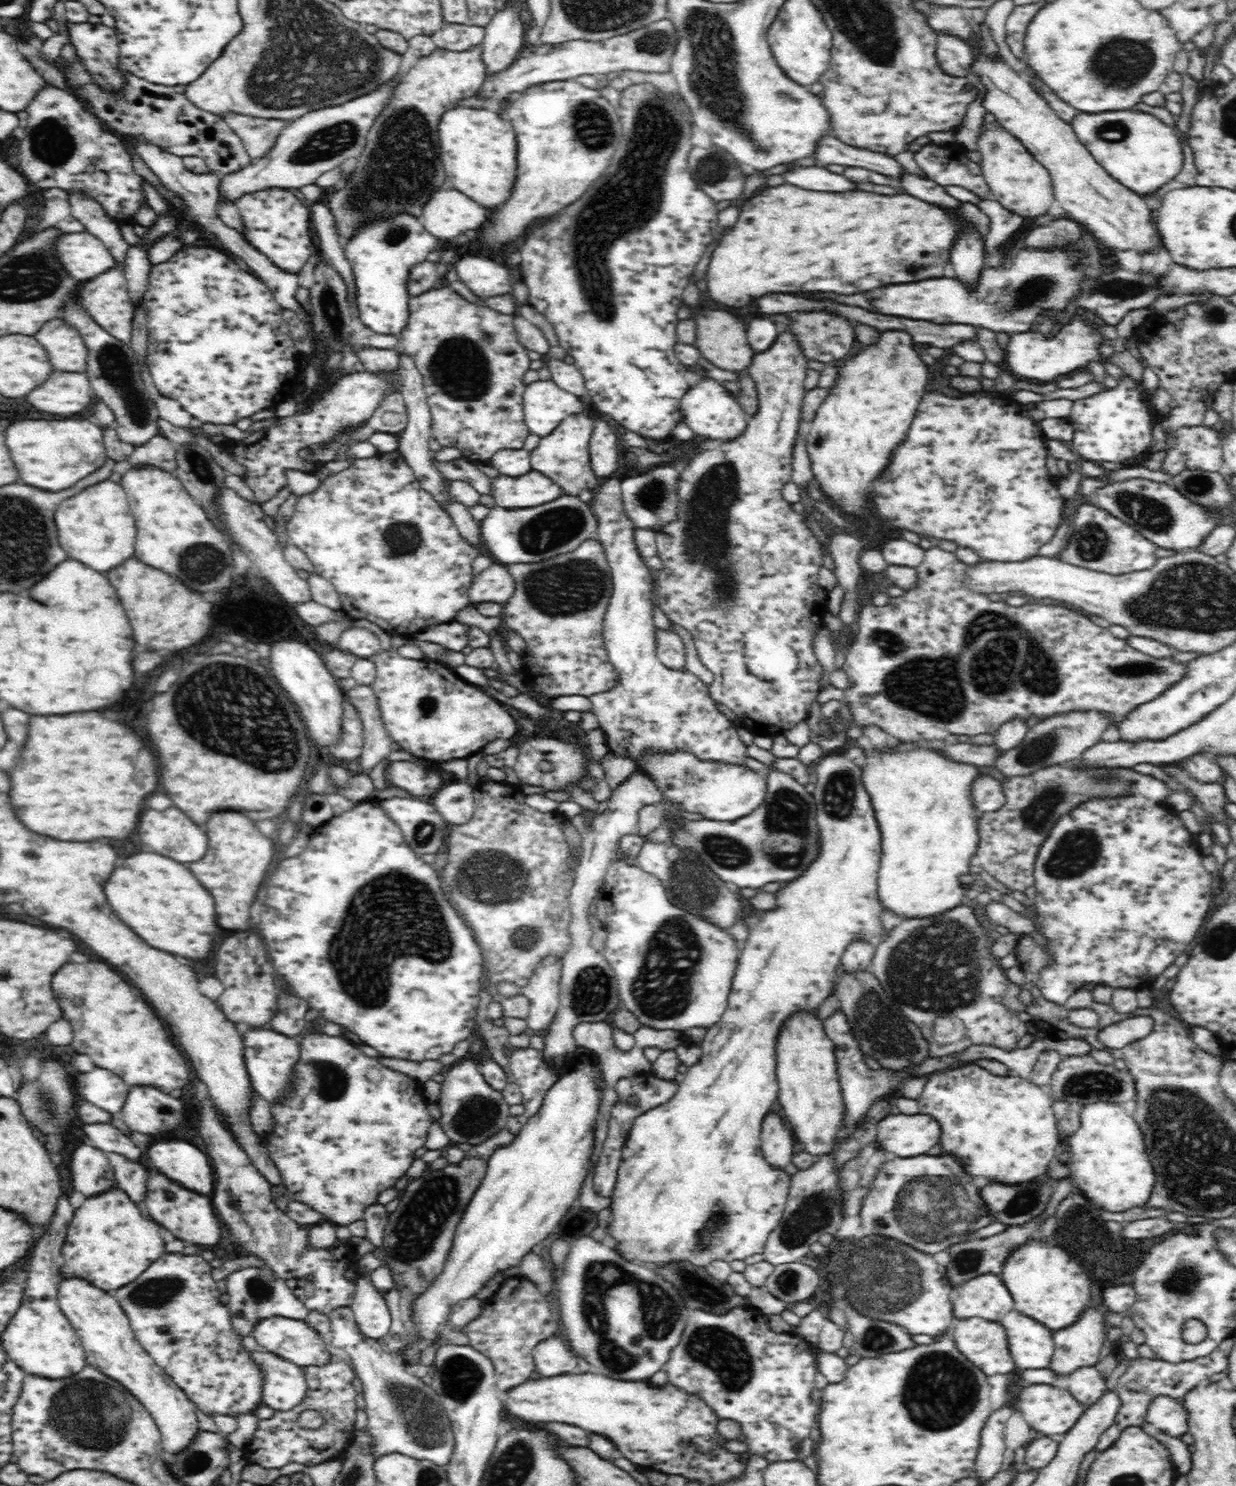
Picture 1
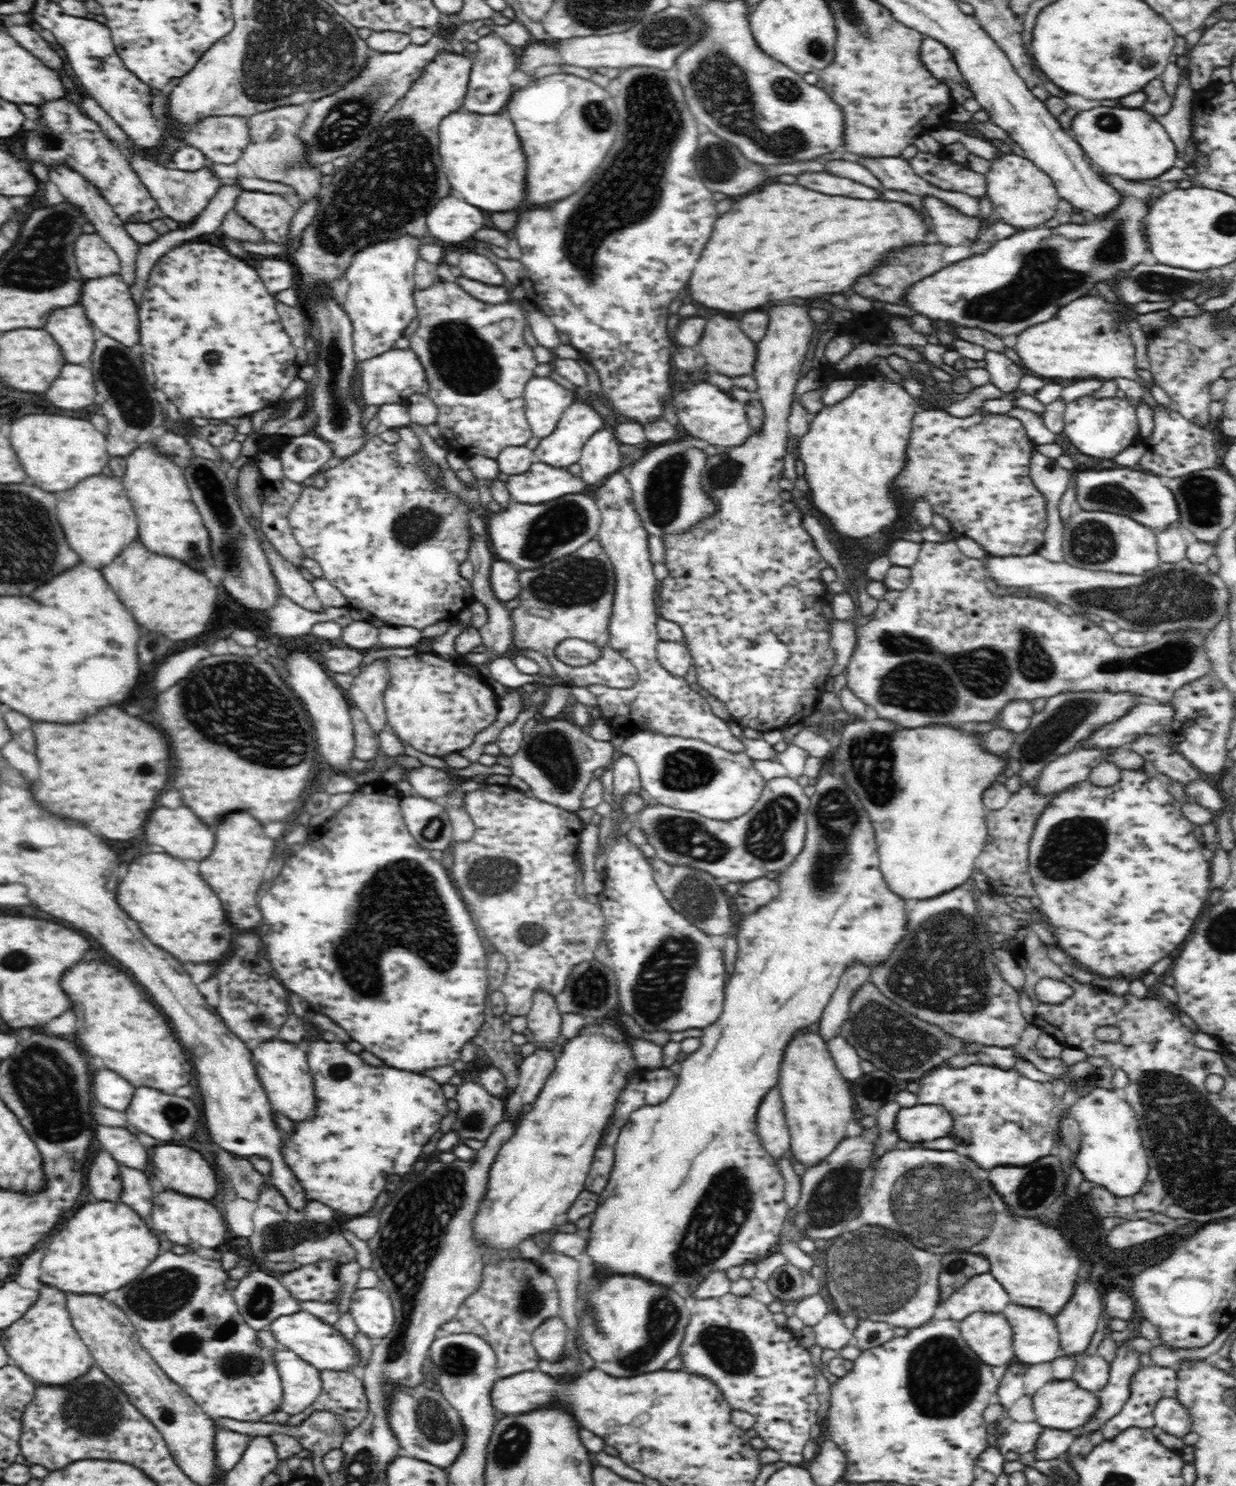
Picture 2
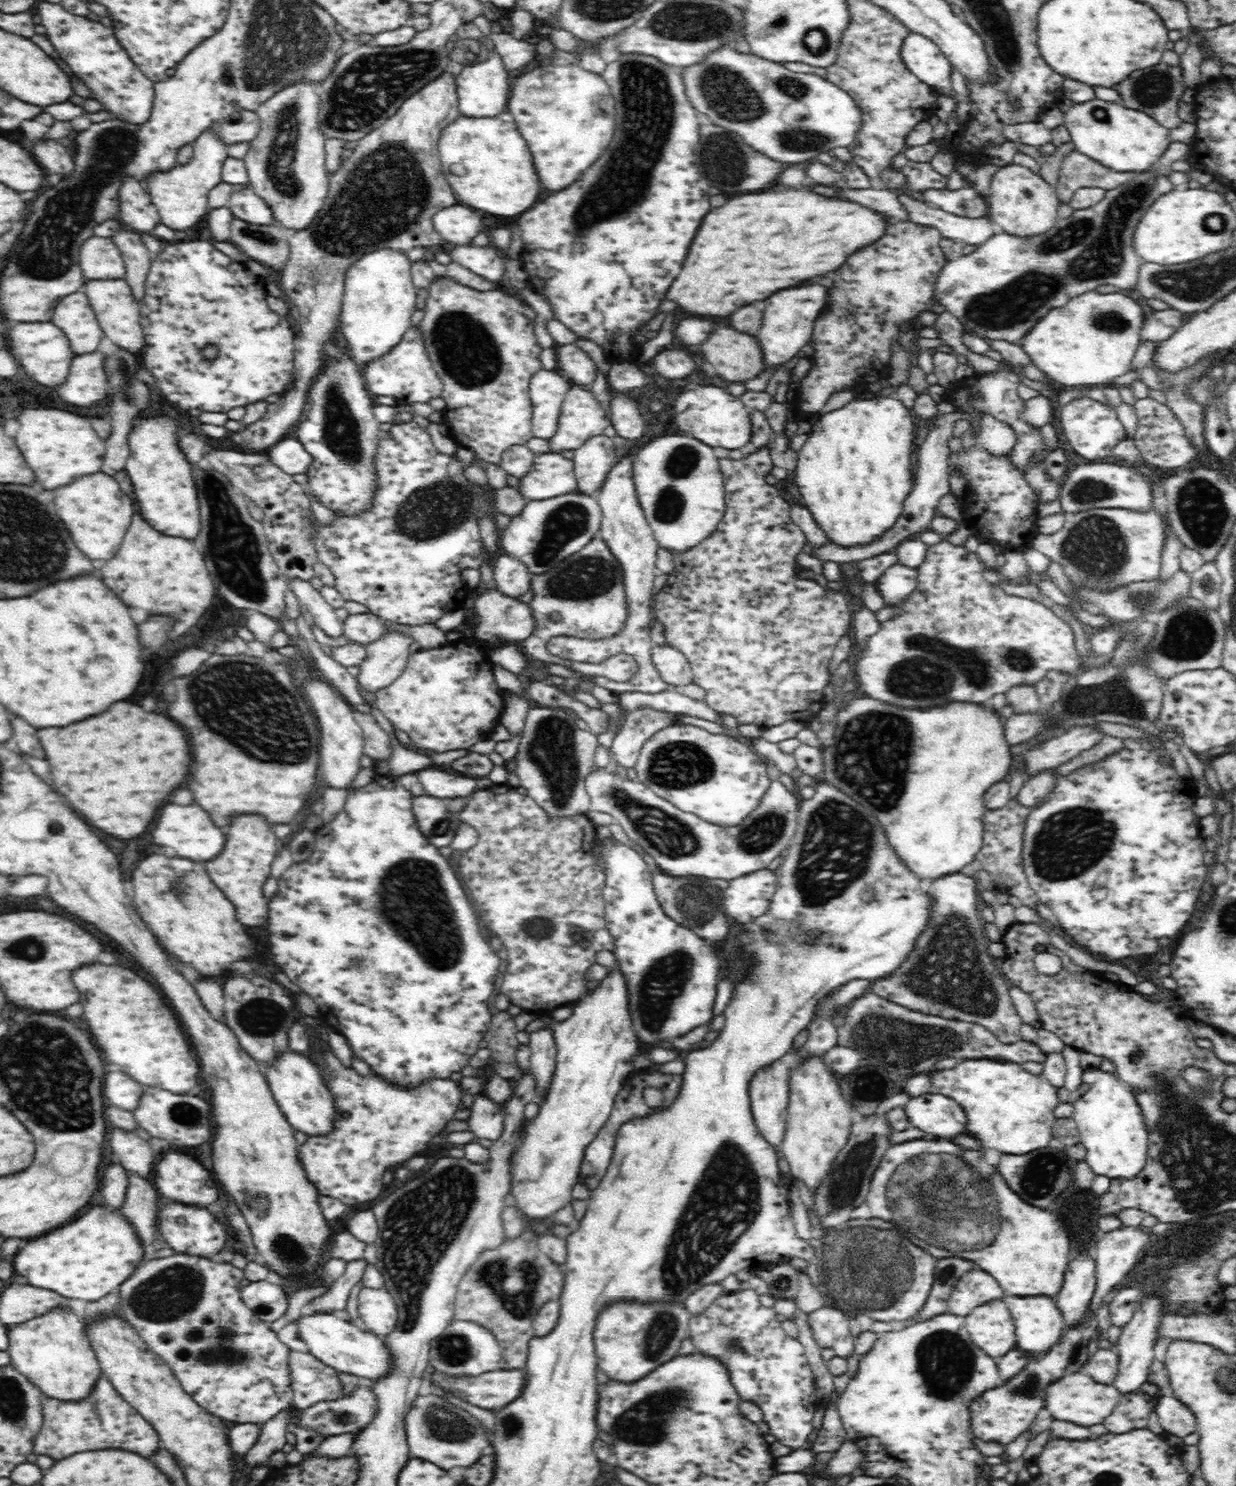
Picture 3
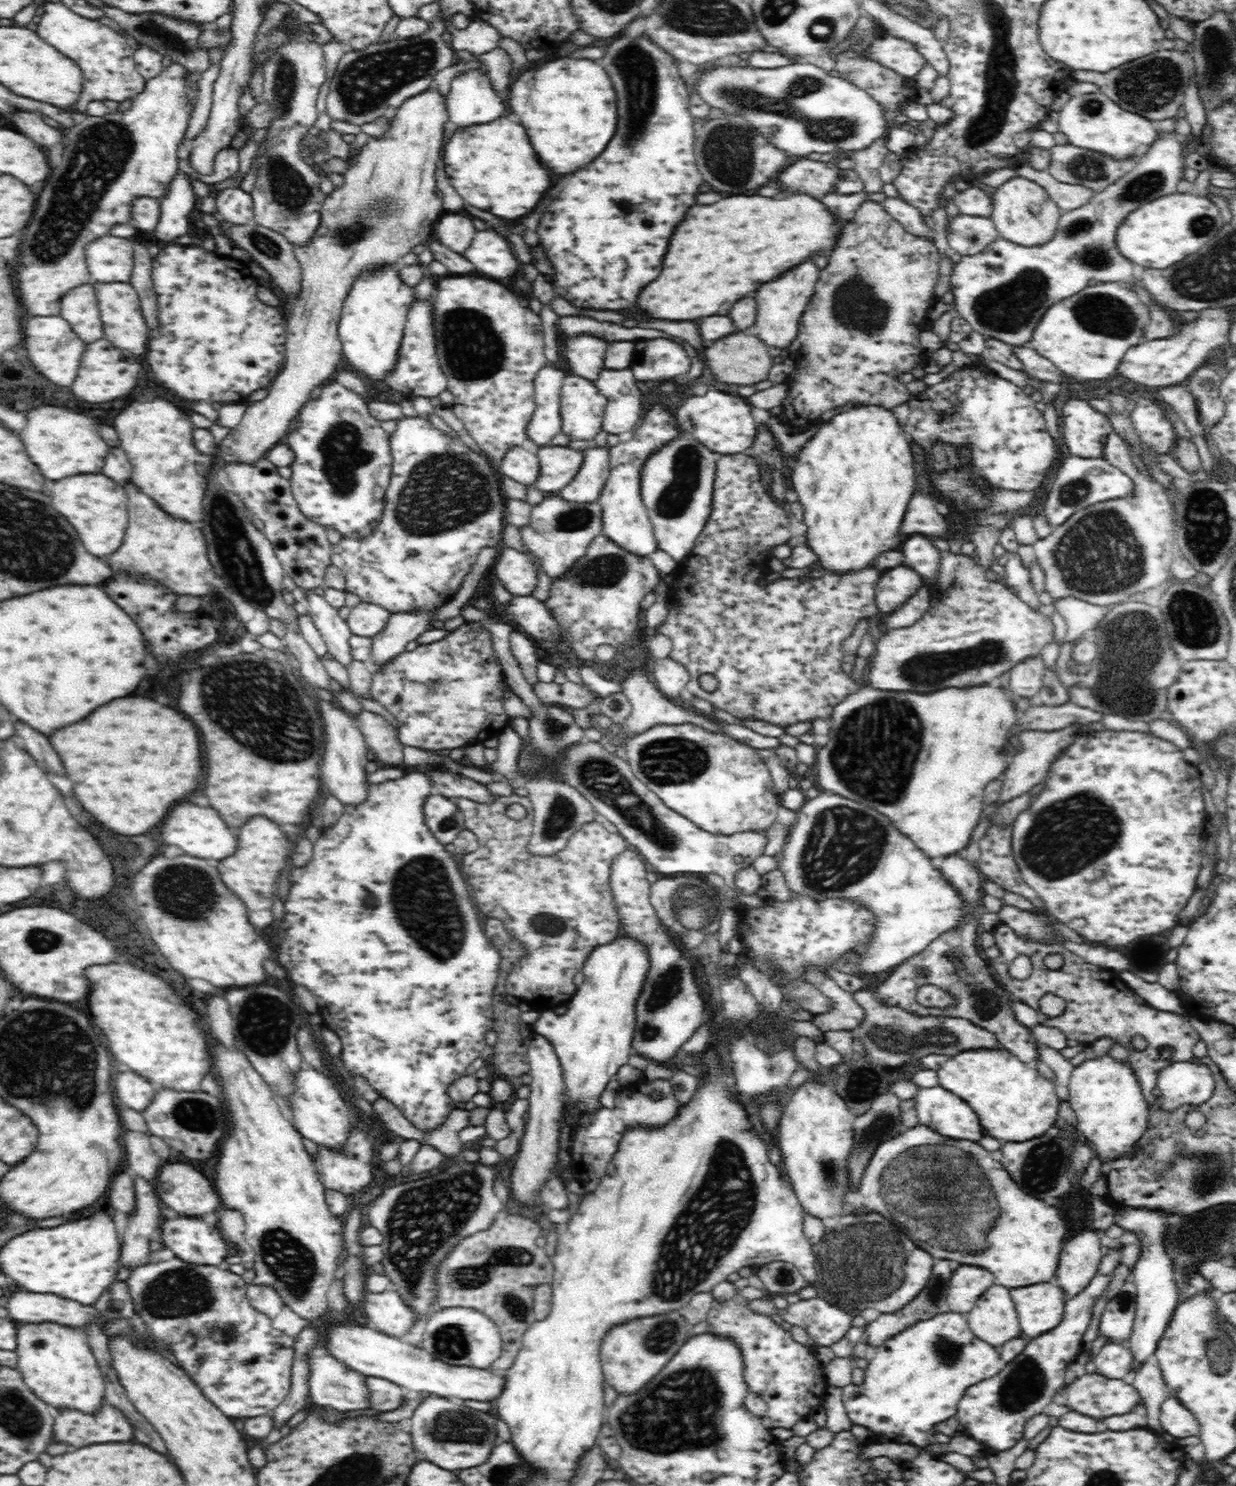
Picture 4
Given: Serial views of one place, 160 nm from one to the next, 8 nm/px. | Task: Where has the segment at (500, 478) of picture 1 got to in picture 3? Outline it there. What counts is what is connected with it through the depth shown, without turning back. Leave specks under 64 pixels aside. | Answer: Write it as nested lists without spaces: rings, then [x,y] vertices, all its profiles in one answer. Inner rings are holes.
[[[542,452],[534,457],[532,468],[519,479],[518,491],[528,501],[578,493],[573,461],[560,454]]]

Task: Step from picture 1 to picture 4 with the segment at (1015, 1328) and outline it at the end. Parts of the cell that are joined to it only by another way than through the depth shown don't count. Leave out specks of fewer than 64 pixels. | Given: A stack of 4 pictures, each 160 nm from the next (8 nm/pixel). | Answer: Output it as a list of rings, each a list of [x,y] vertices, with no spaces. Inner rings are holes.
[[[1051,1283],[1010,1290],[1021,1337],[1035,1340],[1058,1327],[1064,1318],[1066,1296]]]

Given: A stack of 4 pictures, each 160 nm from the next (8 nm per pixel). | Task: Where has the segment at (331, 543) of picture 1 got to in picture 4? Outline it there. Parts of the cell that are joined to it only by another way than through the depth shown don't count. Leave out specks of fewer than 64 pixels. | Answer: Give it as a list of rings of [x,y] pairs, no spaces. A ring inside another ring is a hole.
[[[419,416],[406,417],[397,421],[394,432],[389,433],[389,451],[391,452],[391,476],[389,485],[385,488],[383,510],[373,526],[372,532],[364,538],[342,538],[338,544],[331,544],[331,564],[340,569],[344,575],[345,592],[350,592],[358,596],[361,602],[375,604],[387,610],[390,615],[411,614],[414,612],[435,612],[448,604],[454,594],[462,588],[465,576],[476,564],[478,554],[484,546],[499,546],[502,541],[504,498],[499,484],[498,471],[495,464],[490,462],[483,453],[474,454],[460,439],[450,438],[434,428],[430,421],[424,420]]]

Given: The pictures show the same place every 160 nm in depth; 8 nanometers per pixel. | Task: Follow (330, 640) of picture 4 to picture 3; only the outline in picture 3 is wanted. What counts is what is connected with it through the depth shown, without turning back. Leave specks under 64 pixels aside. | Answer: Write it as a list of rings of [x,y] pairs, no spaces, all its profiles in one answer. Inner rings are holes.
[[[290,577],[290,590],[298,599],[298,604],[314,618],[318,628],[332,638],[339,638],[343,635],[343,622],[337,617],[336,610],[330,606],[322,593],[315,590],[310,581]]]

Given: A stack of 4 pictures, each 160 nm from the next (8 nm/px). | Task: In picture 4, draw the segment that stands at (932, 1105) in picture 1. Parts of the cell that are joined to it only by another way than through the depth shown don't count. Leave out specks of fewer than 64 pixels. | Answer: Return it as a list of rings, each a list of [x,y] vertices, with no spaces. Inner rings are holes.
[[[970,1050],[960,1052],[960,1056],[949,1057],[948,1062],[937,1071],[939,1085],[962,1098],[974,1110],[984,1128],[986,1136],[992,1136],[1000,1142],[1024,1143],[1044,1136],[1055,1123],[1060,1123],[1058,1110],[1060,1098],[1054,1089],[1054,1080],[1038,1073],[1034,1064],[1027,1064],[1008,1050]]]

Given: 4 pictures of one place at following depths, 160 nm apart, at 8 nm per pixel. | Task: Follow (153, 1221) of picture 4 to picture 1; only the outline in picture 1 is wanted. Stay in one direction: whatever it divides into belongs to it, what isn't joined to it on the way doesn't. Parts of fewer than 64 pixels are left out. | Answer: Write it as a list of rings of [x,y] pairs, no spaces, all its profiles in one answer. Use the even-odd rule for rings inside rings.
[[[106,1152],[114,1178],[118,1182],[118,1188],[126,1190],[132,1200],[140,1202],[144,1200],[144,1184],[146,1184],[146,1168],[122,1154],[114,1154],[114,1152]]]

